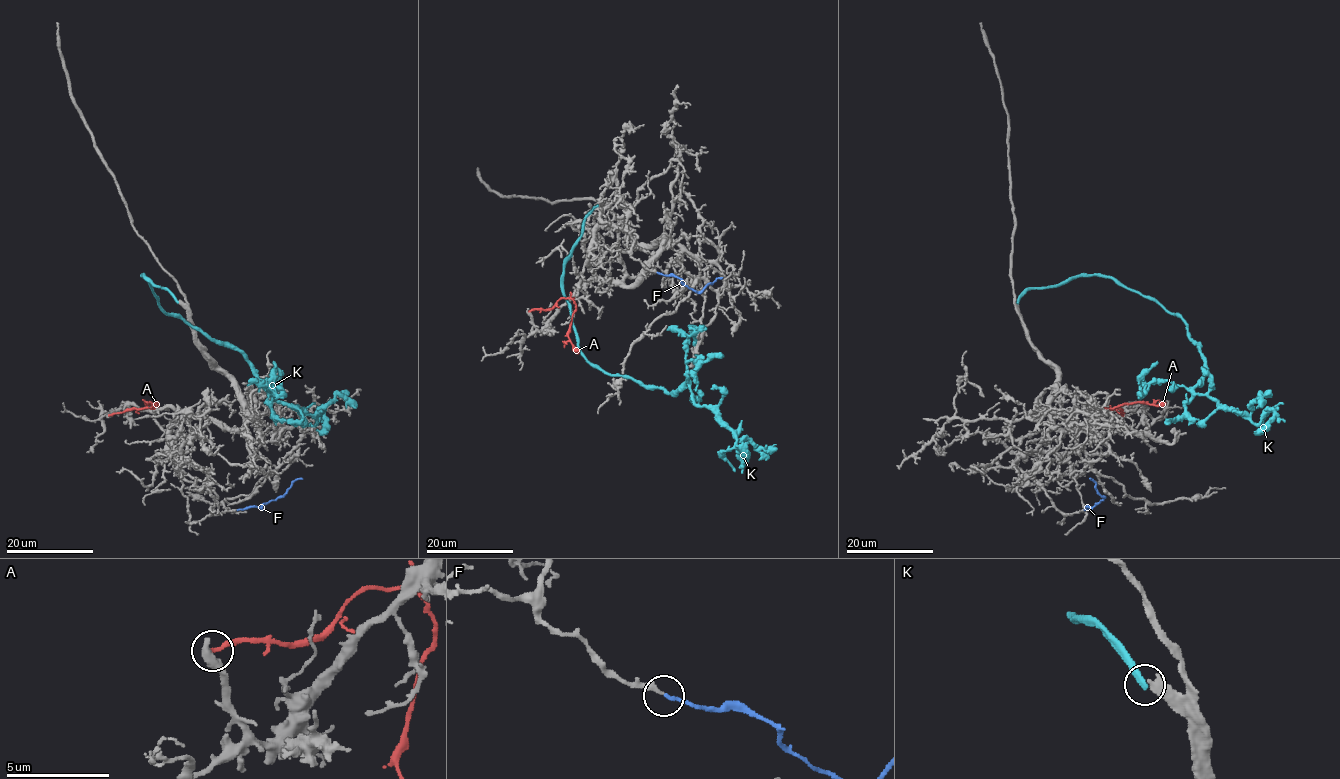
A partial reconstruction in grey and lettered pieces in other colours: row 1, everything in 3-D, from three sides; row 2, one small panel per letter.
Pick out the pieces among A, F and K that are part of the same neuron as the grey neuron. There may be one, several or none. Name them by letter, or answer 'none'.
F

